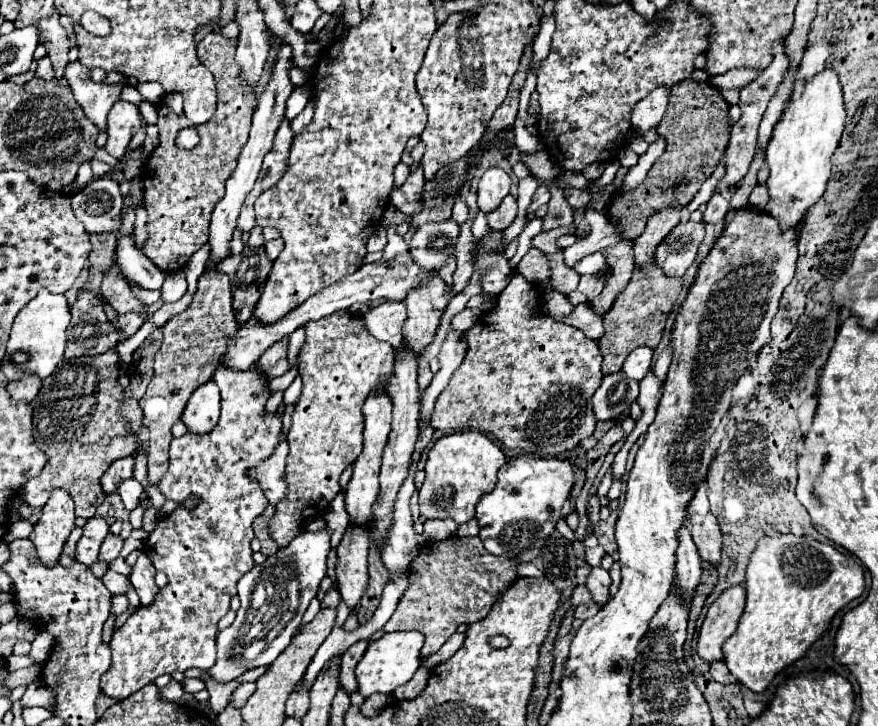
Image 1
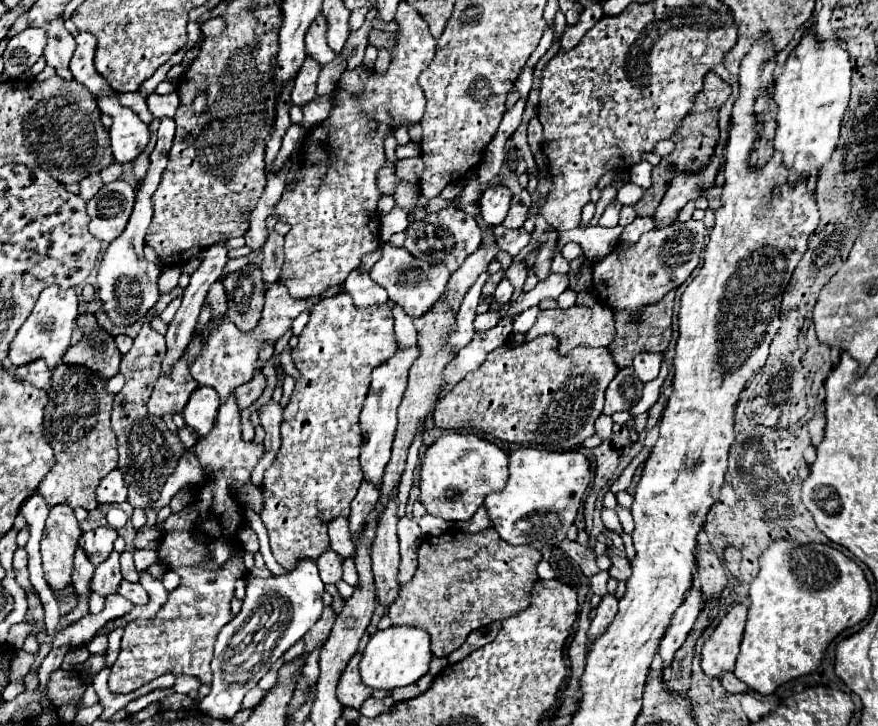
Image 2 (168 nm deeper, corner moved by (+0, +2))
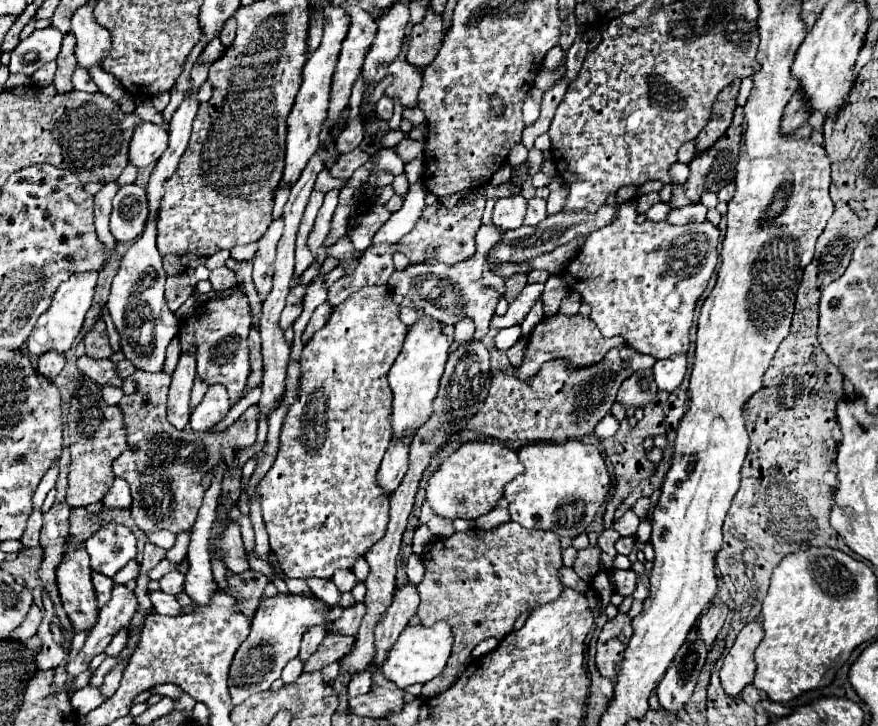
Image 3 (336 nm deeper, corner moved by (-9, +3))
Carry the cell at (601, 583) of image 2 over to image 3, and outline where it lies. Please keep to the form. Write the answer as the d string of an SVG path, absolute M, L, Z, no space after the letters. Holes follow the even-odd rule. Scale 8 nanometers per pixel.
M612 570L610 572L610 584L612 584L614 592L628 596L634 592L636 574L634 574L634 570Z

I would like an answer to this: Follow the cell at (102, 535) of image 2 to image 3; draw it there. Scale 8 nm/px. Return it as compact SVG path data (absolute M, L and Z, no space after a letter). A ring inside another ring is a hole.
M108 524L86 540L86 552L90 554L92 570L114 576L136 556L136 538L126 526Z

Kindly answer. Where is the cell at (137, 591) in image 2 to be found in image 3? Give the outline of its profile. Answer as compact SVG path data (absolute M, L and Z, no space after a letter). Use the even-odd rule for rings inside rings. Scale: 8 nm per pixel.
M156 590L156 592L150 592L148 596L150 596L150 602L158 614L168 614L168 616L180 614L180 604L176 602L176 598L172 594Z

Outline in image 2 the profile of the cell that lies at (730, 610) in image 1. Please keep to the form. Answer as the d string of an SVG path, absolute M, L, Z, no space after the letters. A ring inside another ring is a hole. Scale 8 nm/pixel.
M733 605L731 611L723 617L719 627L711 633L709 641L703 647L703 671L713 677L721 679L723 673L735 669L735 659L739 655L739 645L743 639L747 621L747 607Z

